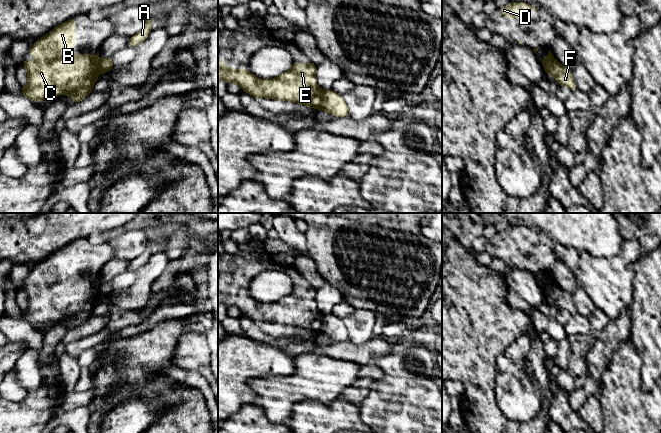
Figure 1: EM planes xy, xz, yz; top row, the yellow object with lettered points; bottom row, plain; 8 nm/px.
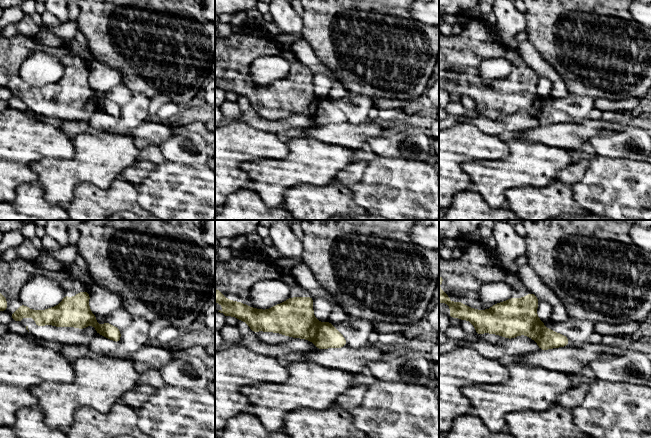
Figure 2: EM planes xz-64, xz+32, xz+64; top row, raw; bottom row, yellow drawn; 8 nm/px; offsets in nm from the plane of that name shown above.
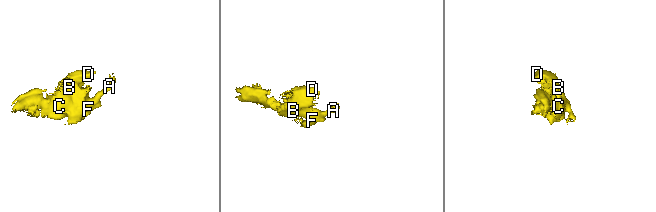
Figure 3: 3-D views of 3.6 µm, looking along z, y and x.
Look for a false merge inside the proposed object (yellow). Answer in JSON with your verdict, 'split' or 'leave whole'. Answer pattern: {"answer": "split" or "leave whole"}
{"answer": "split"}

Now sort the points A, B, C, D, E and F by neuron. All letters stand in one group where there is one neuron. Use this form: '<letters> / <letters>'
A F / B C D E

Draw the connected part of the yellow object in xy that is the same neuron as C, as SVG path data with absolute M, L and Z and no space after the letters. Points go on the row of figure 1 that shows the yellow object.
M75 17L58 25L46 36L38 39L28 50L29 54L36 56L36 61L24 59L23 67L26 69L28 82L22 86L21 95L33 102L44 100L52 96L67 95L73 98L73 104L84 100L92 91L100 74L99 52L95 57L89 54L74 55L71 53L75 46Z

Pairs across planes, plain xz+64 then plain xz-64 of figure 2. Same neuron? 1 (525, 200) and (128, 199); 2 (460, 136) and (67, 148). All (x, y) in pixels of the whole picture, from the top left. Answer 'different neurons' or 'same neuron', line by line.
1: same neuron
2: same neuron

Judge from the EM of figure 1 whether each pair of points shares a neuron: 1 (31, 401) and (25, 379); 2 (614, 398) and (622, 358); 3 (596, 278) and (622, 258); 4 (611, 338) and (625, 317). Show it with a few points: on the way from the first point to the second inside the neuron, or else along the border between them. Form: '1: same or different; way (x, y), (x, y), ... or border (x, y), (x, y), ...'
1: different; border (42, 374), (42, 384), (37, 389), (28, 392)
2: same; way (620, 388), (622, 368)
3: same; way (602, 277), (616, 264)
4: same; way (616, 333), (623, 326), (623, 322)

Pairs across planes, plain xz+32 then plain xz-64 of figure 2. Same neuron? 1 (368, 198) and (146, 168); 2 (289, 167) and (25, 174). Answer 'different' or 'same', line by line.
1: different
2: different

